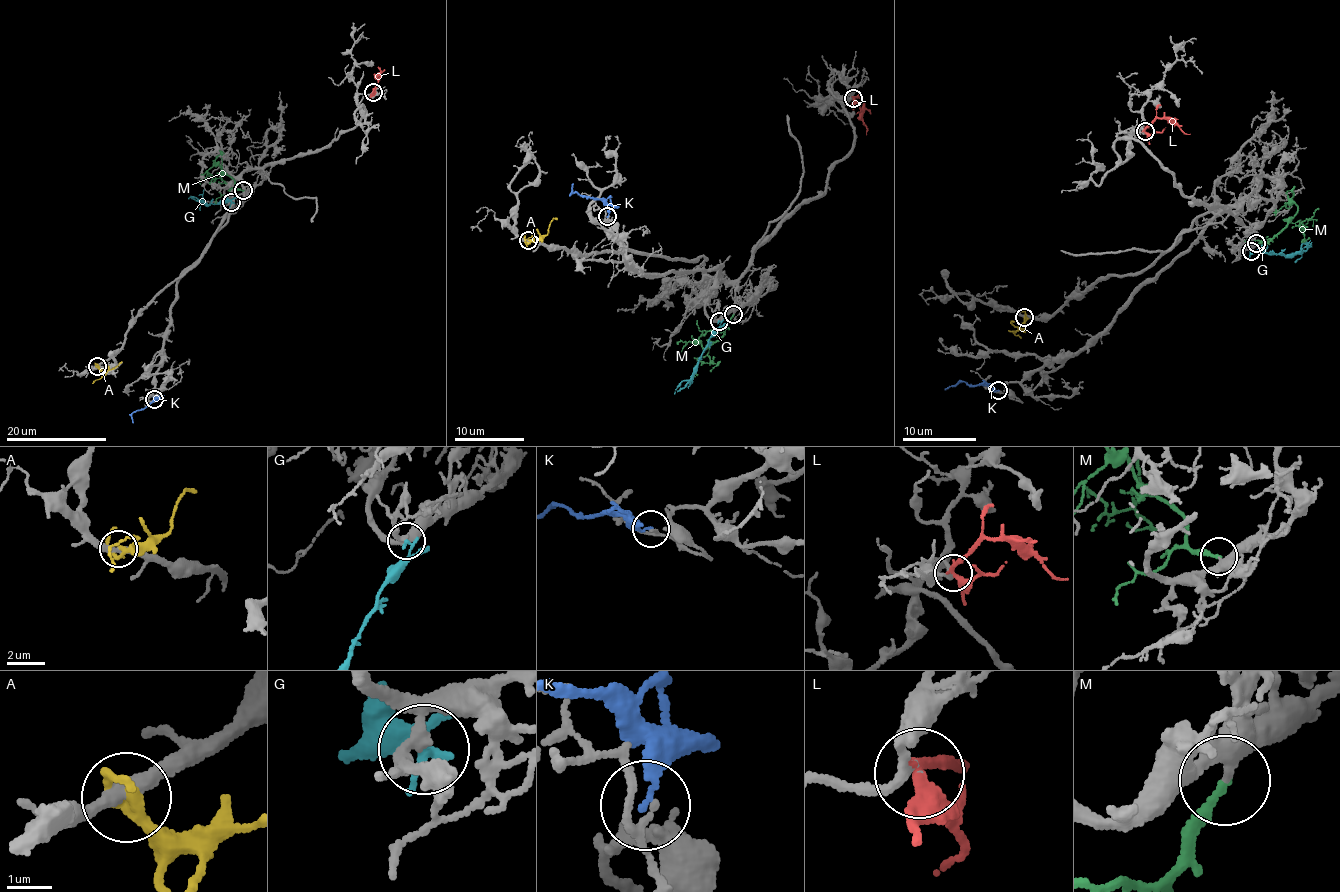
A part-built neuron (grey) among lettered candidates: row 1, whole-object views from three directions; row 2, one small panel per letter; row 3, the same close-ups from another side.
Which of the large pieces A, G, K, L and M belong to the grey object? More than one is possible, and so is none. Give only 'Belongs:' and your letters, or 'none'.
Belongs: L, M

